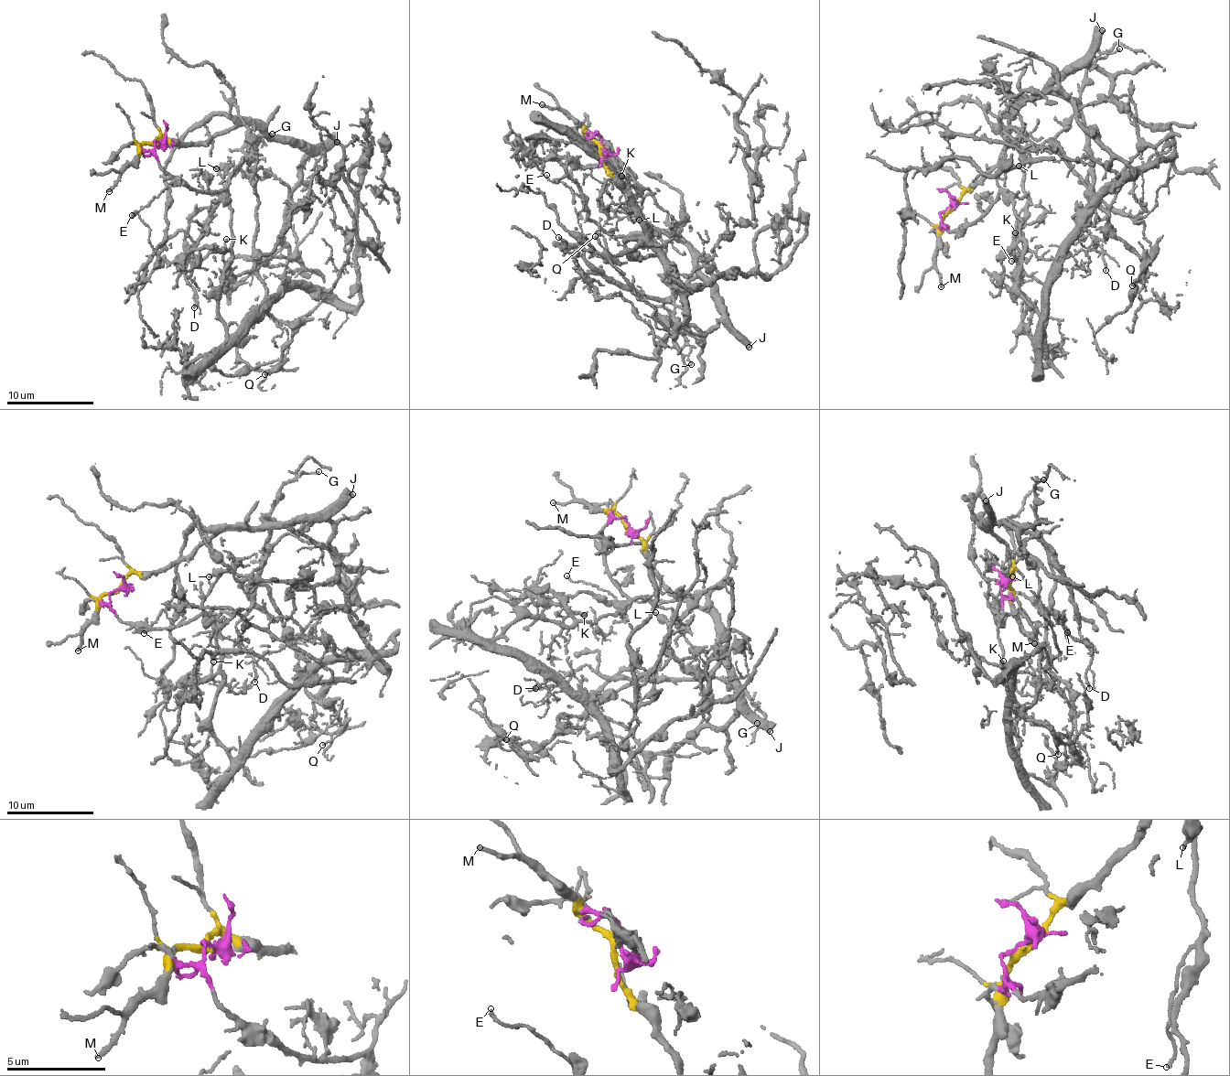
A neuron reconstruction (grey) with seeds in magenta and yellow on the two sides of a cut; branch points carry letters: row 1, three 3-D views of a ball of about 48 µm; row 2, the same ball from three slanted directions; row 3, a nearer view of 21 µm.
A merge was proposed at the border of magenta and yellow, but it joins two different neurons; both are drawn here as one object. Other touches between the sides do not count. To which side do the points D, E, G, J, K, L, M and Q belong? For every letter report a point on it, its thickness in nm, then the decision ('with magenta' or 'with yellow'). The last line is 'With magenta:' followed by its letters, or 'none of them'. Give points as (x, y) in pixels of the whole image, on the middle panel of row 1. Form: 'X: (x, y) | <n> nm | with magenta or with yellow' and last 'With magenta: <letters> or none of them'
D: (558, 237) | 180 nm | with yellow
E: (546, 175) | 160 nm | with yellow
G: (691, 364) | 120 nm | with yellow
J: (749, 347) | 600 nm | with yellow
K: (621, 176) | 130 nm | with magenta
L: (639, 220) | 220 nm | with magenta
M: (542, 104) | 200 nm | with yellow
Q: (595, 236) | 150 nm | with magenta
With magenta: K, L, Q

